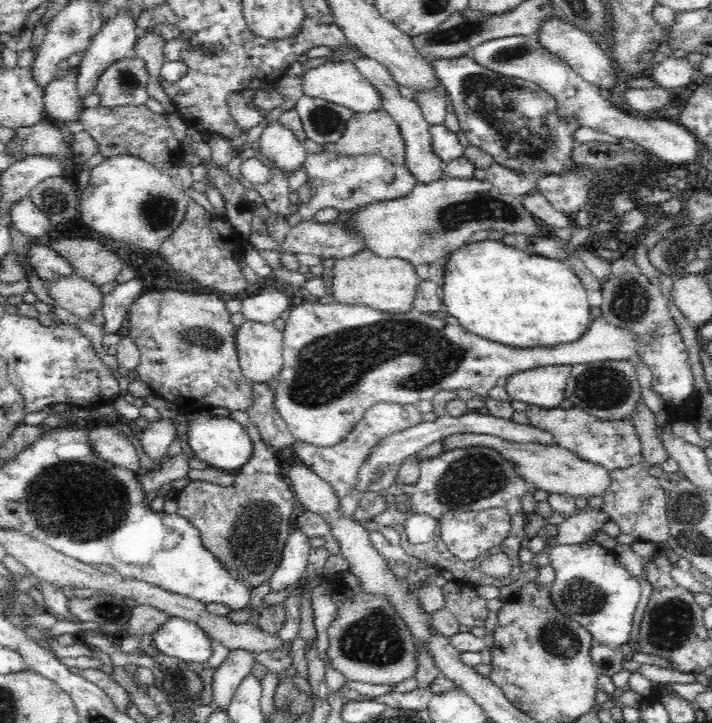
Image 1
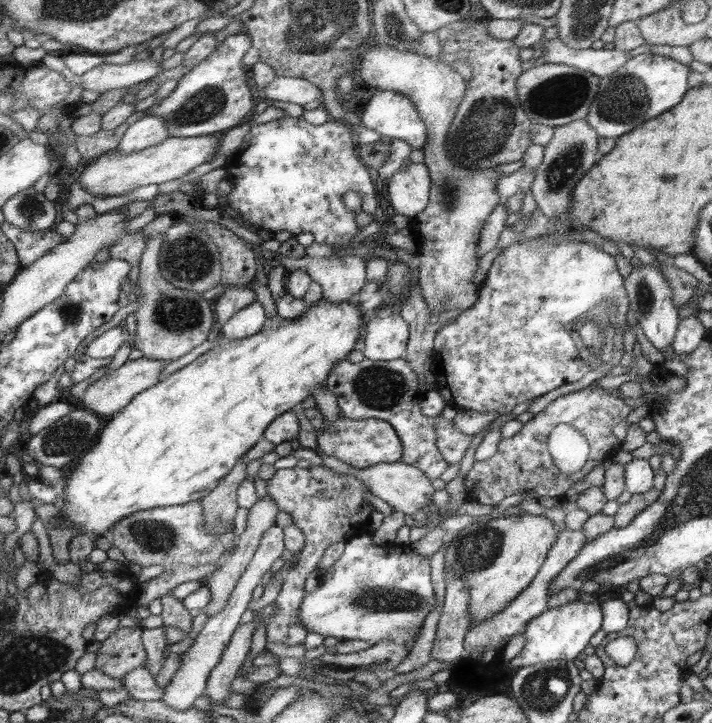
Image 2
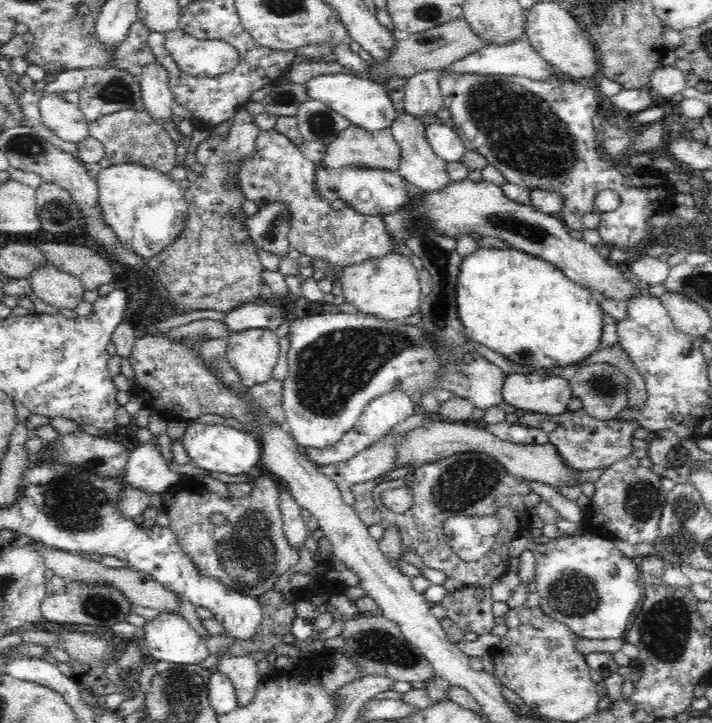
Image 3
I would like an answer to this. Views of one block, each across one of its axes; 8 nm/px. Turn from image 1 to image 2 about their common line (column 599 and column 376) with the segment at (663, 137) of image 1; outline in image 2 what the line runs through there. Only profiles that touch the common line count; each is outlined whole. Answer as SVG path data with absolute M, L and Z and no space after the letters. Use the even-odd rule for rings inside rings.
M377 89L364 108L362 123L381 136L400 138L414 148L426 145L426 122L404 93Z

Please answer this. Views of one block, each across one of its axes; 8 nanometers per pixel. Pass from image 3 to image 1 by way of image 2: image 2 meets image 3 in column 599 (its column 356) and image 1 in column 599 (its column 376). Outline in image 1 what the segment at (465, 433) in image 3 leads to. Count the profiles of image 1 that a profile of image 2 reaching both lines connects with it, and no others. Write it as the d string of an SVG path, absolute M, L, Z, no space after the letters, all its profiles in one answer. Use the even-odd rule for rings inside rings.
M456 434L442 440L446 450L468 449L470 446L486 446L502 454L502 457L513 463L514 470L523 480L538 480L535 490L546 490L549 494L567 494L568 496L590 498L590 496L604 496L611 484L612 473L604 466L586 462L556 444L523 444L509 442L490 434Z

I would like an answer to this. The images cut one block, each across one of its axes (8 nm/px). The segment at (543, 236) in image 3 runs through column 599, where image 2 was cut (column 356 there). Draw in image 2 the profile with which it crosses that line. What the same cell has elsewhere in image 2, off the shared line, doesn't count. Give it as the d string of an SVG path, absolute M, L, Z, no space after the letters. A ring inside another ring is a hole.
M353 252L346 256L332 254L330 257L304 255L288 260L284 267L288 270L296 267L306 269L314 282L322 286L323 298L334 303L356 297L366 284L366 262Z

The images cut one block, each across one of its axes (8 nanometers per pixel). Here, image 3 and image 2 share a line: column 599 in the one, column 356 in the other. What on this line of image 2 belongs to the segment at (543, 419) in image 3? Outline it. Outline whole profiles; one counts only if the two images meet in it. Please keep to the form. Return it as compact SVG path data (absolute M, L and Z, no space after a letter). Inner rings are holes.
M343 415L335 420L322 418L324 430L318 431L317 444L319 450L328 456L356 468L364 469L384 462L400 462L402 444L395 428L384 420L368 418L366 420L352 420Z

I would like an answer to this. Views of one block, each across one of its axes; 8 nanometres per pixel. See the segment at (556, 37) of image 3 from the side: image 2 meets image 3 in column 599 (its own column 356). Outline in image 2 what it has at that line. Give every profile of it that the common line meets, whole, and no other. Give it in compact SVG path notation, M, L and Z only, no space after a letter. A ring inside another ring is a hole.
M374 44L361 53L357 63L356 75L363 84L380 90L404 93L414 102L426 122L426 145L423 146L424 165L429 169L430 184L429 205L424 212L412 217L409 228L417 238L416 276L421 294L430 306L432 319L441 312L450 310L468 310L476 304L478 288L472 284L472 278L478 270L476 246L485 226L498 203L502 201L495 192L499 173L496 168L472 170L456 162L448 154L446 140L449 140L449 128L457 116L458 109L468 85L462 75L449 64L437 58L427 57L421 50L397 50Z

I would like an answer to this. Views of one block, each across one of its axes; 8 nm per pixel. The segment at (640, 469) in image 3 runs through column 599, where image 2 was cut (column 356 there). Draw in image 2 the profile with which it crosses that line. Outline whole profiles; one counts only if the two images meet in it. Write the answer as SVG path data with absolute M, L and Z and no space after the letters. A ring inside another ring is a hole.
M326 466L309 468L284 468L267 481L267 494L278 503L278 510L292 516L293 523L305 535L305 547L297 556L297 562L284 573L284 580L278 597L273 602L276 609L266 624L267 642L298 646L303 644L307 630L300 624L298 611L304 599L304 582L310 572L317 568L318 561L330 545L346 542L350 538L369 533L370 513L376 509L364 494L370 492L355 477L336 474Z

